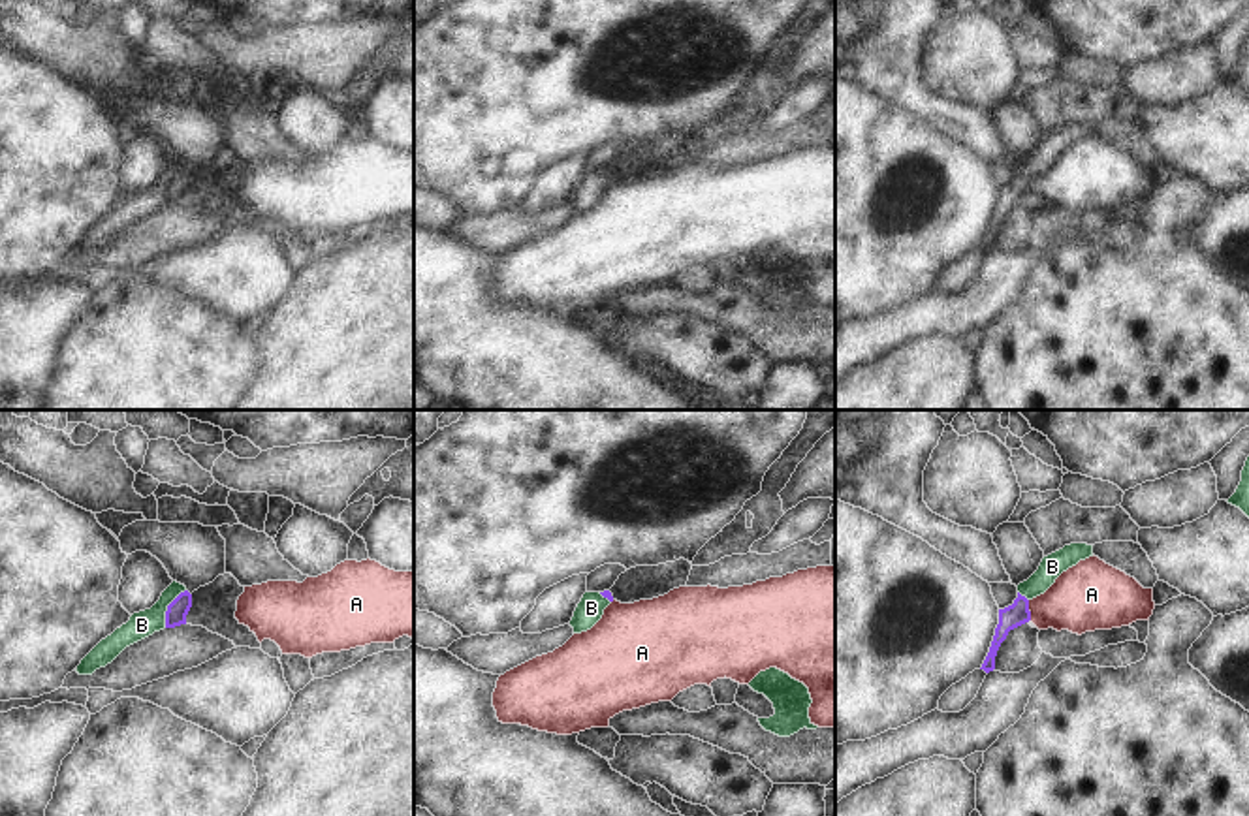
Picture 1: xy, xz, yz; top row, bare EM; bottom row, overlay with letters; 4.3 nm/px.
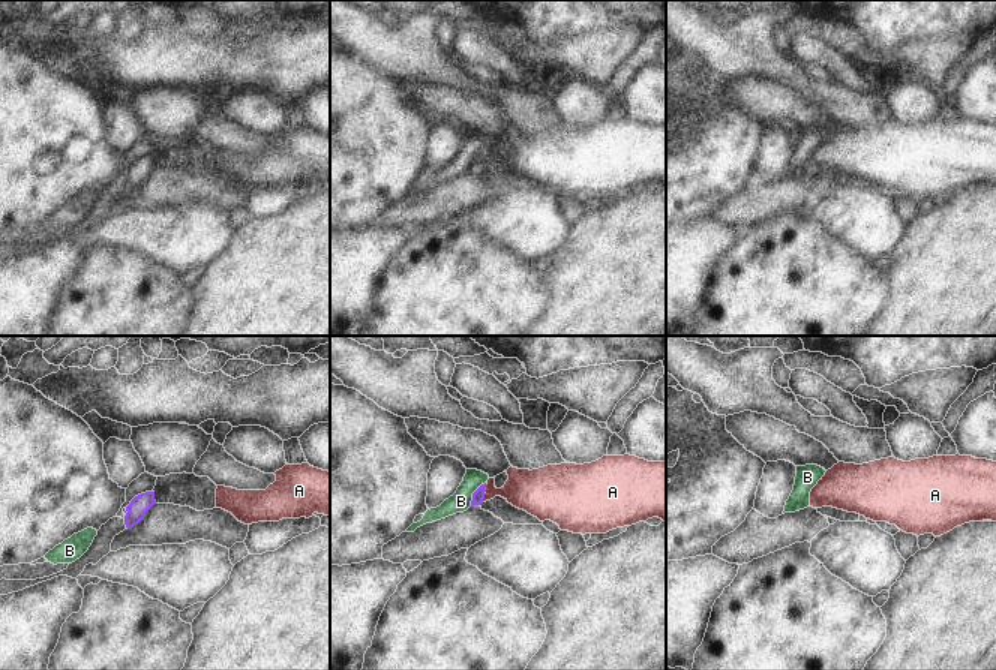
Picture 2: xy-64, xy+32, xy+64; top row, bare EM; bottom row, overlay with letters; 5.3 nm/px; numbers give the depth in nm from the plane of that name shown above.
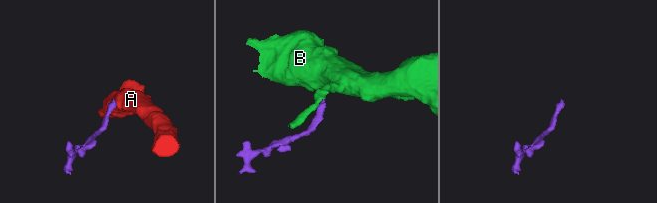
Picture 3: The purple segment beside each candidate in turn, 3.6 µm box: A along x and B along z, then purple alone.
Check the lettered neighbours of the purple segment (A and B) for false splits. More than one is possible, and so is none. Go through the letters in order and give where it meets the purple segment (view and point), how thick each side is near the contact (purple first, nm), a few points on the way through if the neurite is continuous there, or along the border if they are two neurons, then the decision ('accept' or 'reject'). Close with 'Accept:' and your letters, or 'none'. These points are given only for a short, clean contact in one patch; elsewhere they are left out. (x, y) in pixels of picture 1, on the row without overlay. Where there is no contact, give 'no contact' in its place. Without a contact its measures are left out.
A: meets purple in yz at (1027, 188); 100 nm thick on the purple side, 280 nm on the other; runs through yz (1018, 192), (1027, 188), (1054, 188), (1084, 177); accept
B: meets purple in xy at (168, 187); 90 nm thick on the purple side, 120 nm on the other; border along xy (185, 168), (168, 185), (164, 205); reject
Accept: A

